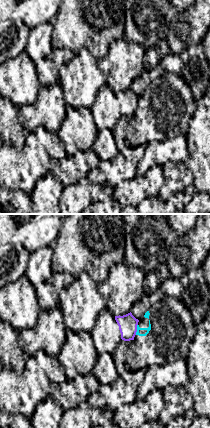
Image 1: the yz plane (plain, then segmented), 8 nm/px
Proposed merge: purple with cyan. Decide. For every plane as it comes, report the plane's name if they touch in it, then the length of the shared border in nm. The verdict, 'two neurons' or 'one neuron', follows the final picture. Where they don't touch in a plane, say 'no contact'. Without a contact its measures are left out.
contact in yz; length 90 nm

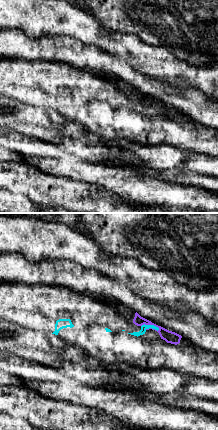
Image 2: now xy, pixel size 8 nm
contact in xy; length 160 nm

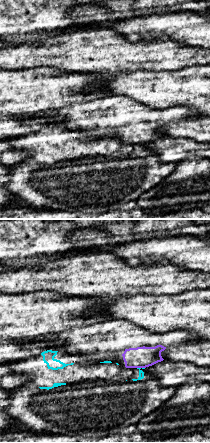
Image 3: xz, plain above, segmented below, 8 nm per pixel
contact in xz; length 30 nm

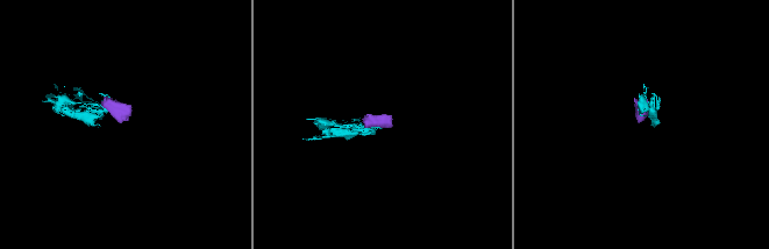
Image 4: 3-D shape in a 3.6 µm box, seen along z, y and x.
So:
two neurons

